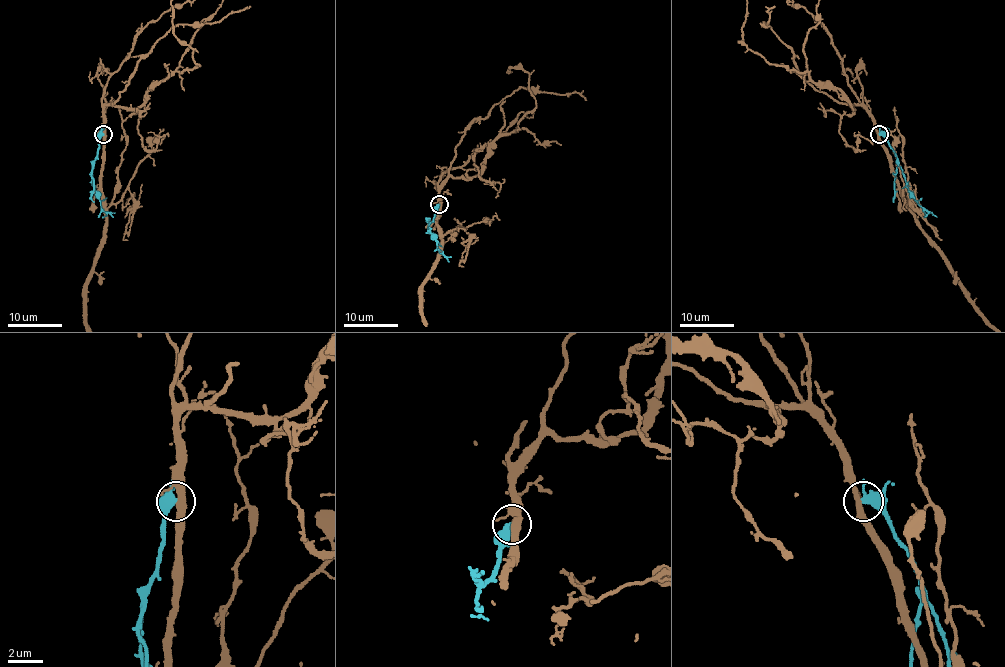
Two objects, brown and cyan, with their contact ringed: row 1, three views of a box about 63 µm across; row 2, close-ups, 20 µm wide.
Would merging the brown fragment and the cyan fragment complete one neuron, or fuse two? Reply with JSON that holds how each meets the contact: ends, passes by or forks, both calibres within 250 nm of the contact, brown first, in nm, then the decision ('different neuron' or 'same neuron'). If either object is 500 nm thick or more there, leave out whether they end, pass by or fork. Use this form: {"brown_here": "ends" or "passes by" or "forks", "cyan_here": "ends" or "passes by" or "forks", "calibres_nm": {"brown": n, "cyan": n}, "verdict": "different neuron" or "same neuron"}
{"brown_here": "passes by", "cyan_here": "passes by", "calibres_nm": {"brown": 380, "cyan": 380}, "verdict": "different neuron"}

